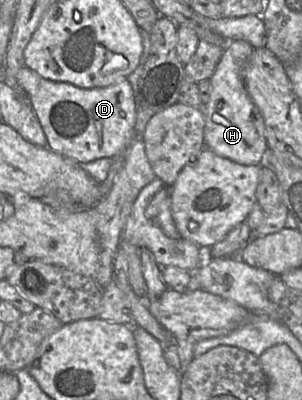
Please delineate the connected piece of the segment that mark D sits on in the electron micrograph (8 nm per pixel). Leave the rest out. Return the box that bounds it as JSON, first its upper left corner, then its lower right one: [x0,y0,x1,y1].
[16,66,136,163]

